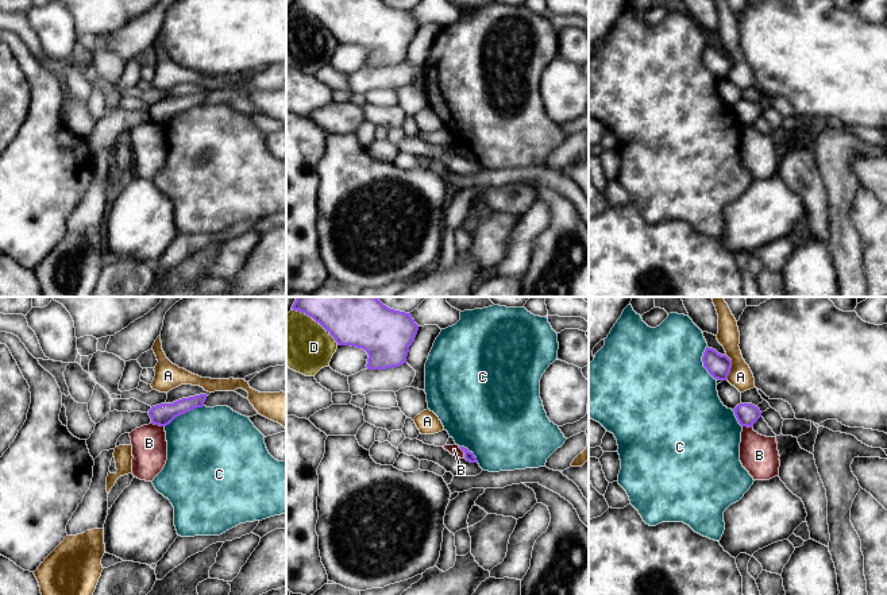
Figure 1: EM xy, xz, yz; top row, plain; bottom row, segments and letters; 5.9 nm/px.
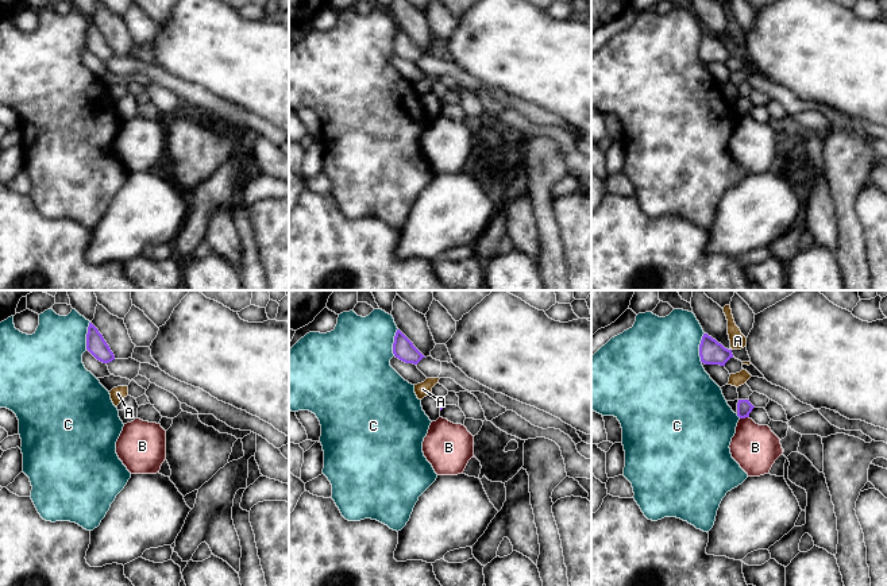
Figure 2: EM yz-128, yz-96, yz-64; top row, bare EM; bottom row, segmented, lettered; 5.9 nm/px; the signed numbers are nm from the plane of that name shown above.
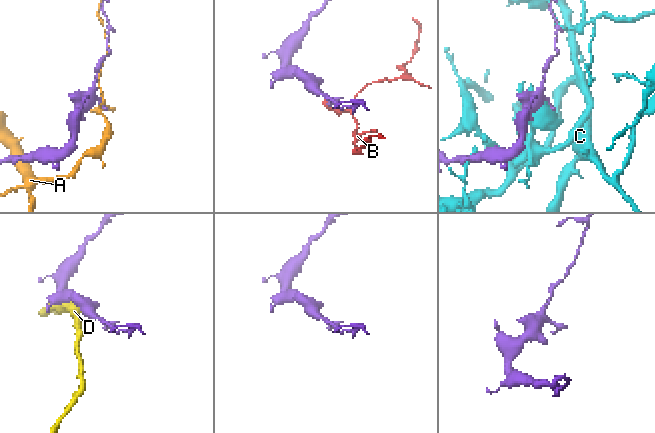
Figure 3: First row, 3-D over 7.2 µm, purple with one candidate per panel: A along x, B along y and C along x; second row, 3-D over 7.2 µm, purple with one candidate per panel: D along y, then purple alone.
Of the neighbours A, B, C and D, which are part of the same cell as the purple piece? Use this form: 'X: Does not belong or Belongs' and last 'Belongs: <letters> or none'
A: Does not belong
B: Does not belong
C: Does not belong
D: Does not belong
Belongs: none

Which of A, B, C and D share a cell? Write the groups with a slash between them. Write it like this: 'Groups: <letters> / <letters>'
Groups: A / B / C / D

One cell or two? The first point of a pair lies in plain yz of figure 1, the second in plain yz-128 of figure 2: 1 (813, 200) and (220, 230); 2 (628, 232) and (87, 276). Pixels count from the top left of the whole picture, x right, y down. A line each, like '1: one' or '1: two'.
1: one
2: one

